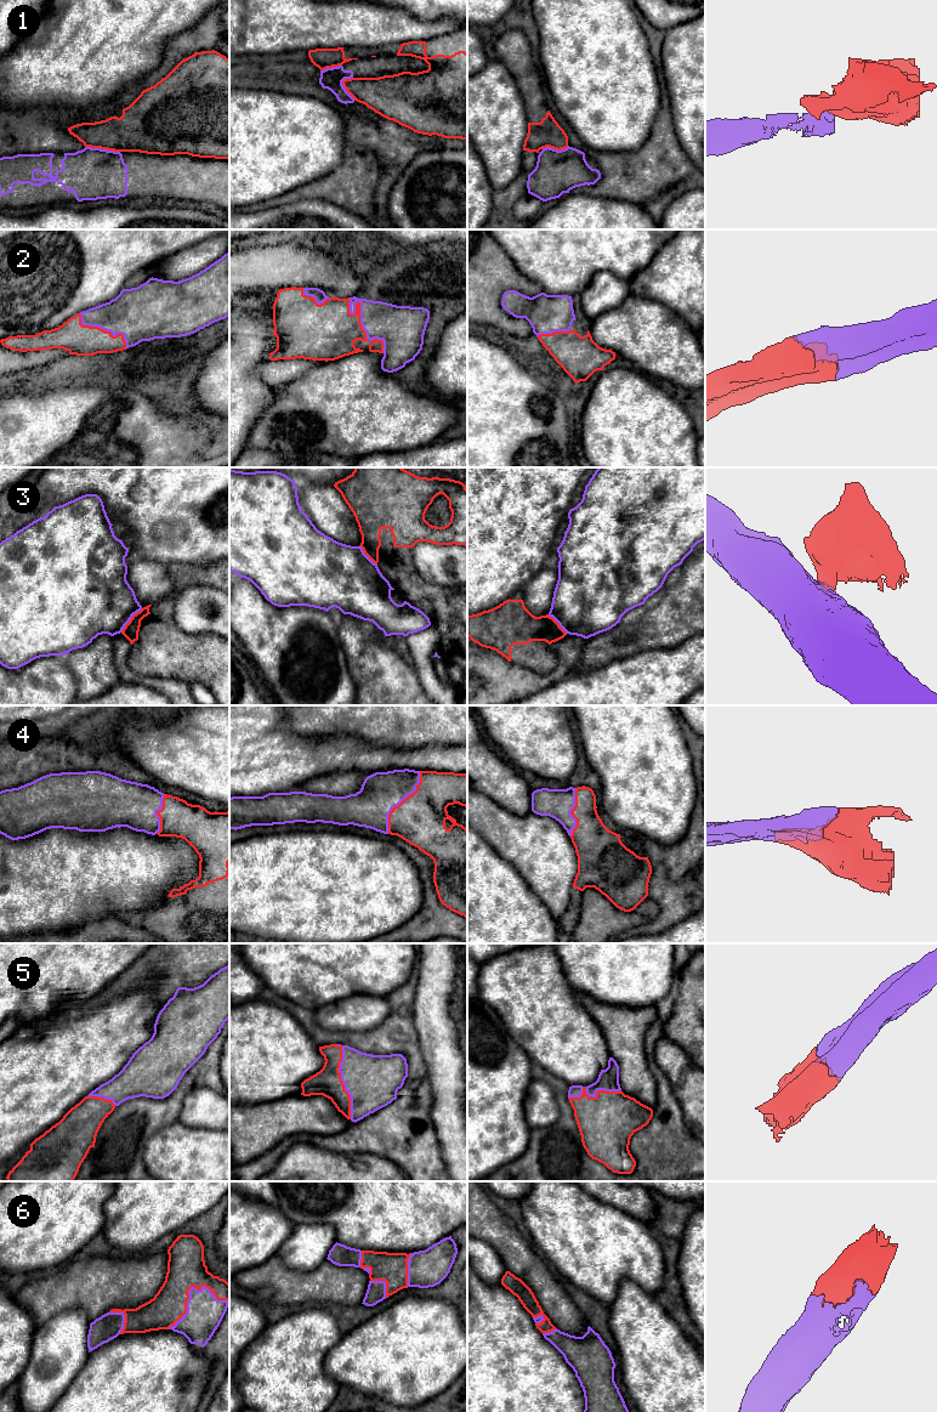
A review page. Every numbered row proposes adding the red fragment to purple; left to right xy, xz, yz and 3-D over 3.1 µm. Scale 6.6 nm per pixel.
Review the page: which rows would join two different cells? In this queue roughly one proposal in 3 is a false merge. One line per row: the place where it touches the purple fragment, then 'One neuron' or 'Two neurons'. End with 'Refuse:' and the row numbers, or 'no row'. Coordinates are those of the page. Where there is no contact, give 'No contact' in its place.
1: Touches purple at xy (102, 149). Two neurons
2: Touches purple at xz (361, 306). One neuron
3: Touches purple at xy (130, 618). Two neurons
4: Touches purple at xz (401, 801). One neuron
5: Touches purple at xz (341, 1079). One neuron
6: Touches purple at xy (189, 1289). One neuron
Refuse: 1, 3

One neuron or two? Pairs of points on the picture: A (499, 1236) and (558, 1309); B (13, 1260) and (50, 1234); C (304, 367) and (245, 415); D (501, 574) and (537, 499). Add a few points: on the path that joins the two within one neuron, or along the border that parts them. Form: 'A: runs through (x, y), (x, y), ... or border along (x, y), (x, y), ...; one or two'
A: runs through (517, 1254), (547, 1291); one
B: runs through (22, 1252), (41, 1234); one
C: border along (268, 359), (255, 373), (274, 387); two
D: runs through (501, 556), (501, 538), (516, 523), (518, 517); one

